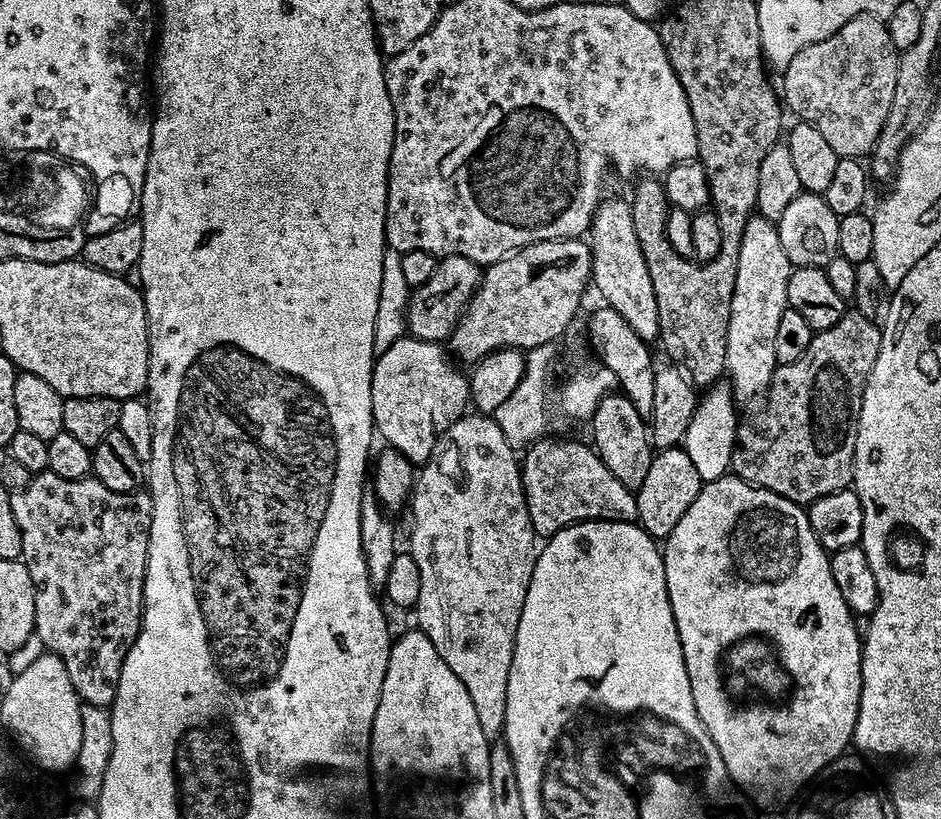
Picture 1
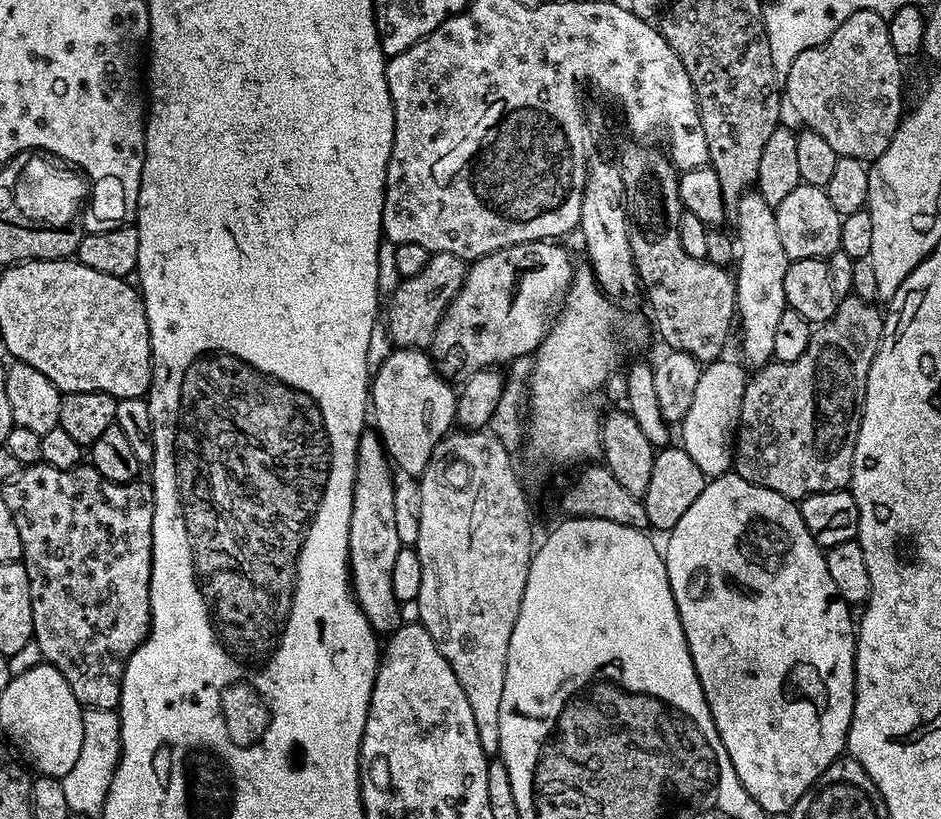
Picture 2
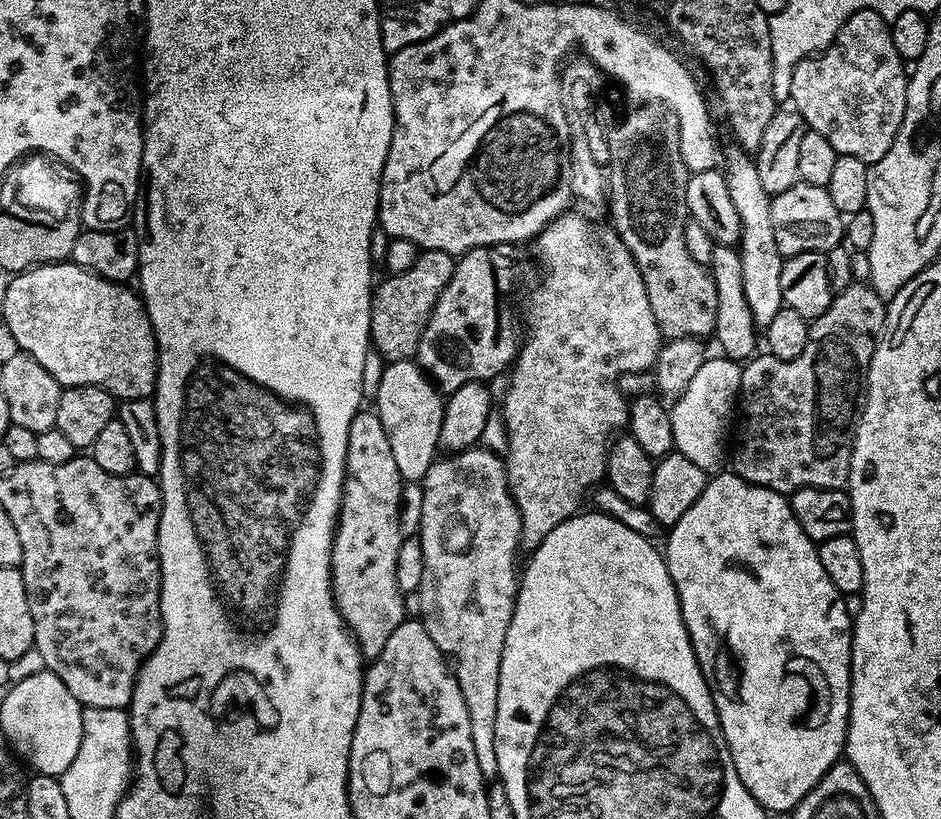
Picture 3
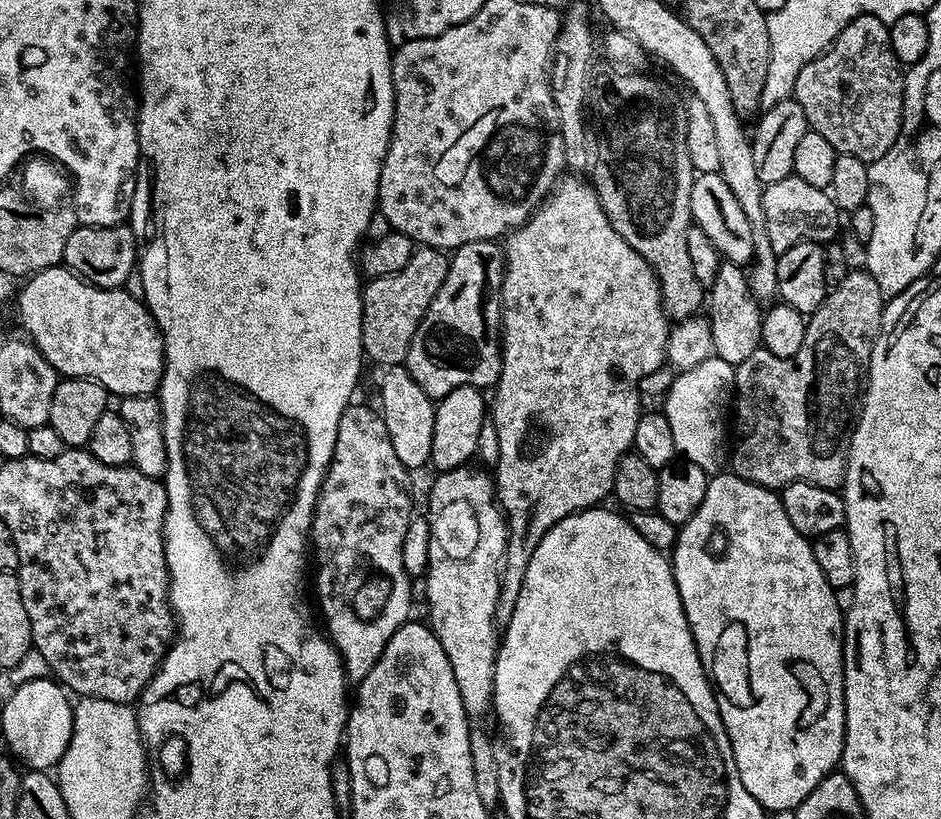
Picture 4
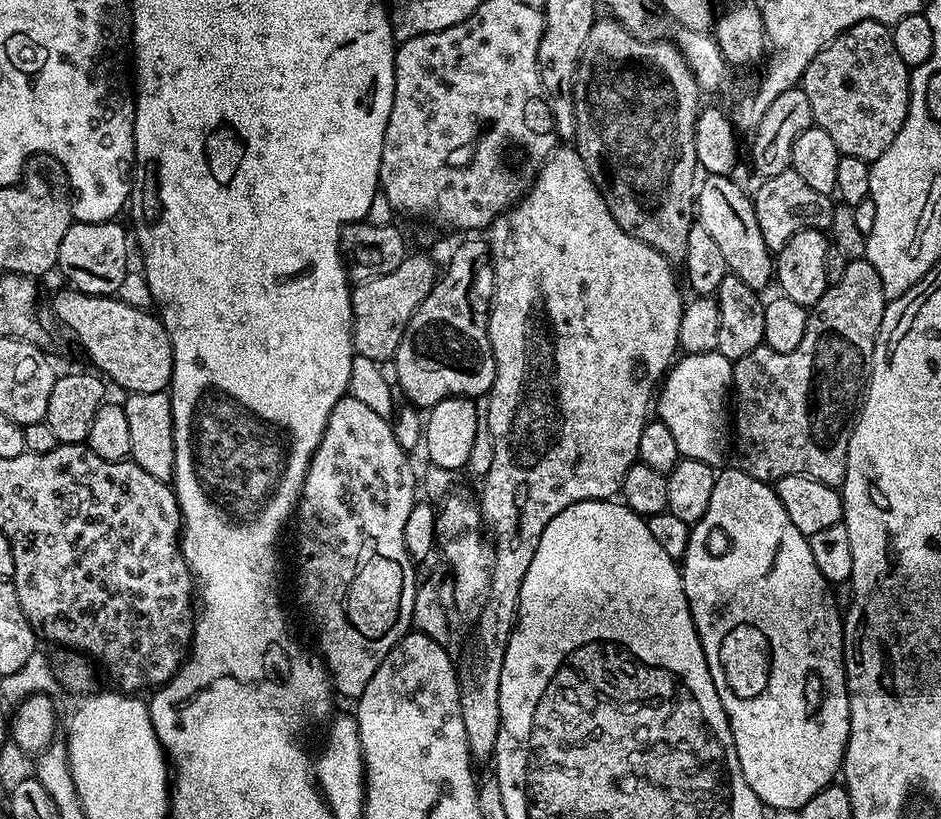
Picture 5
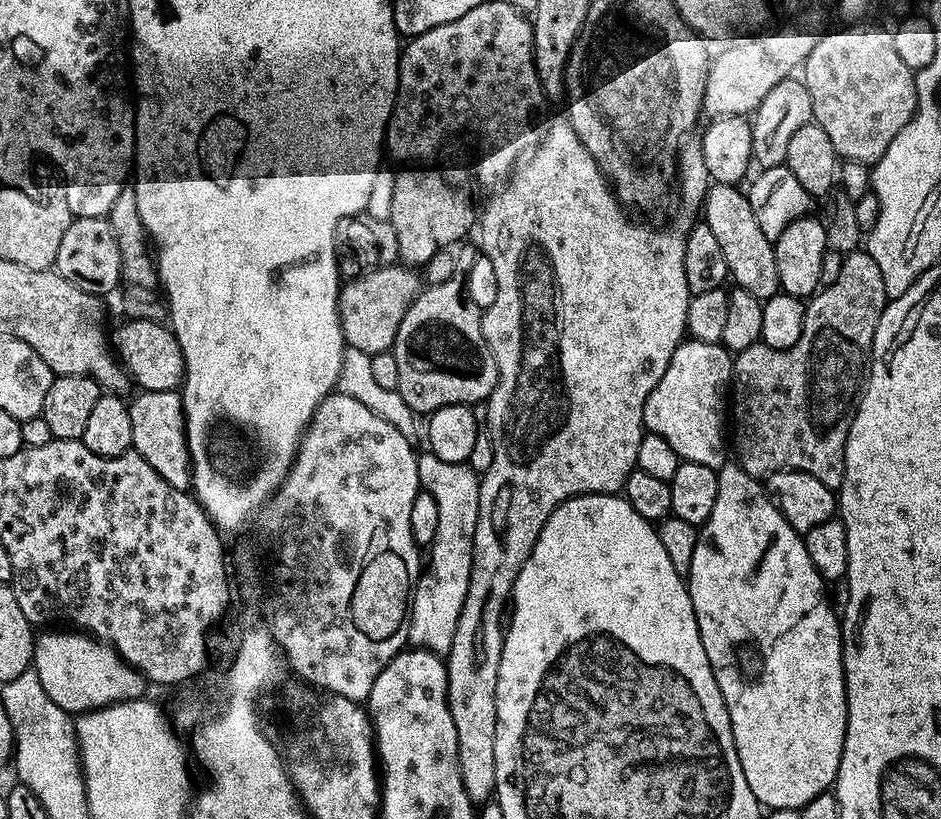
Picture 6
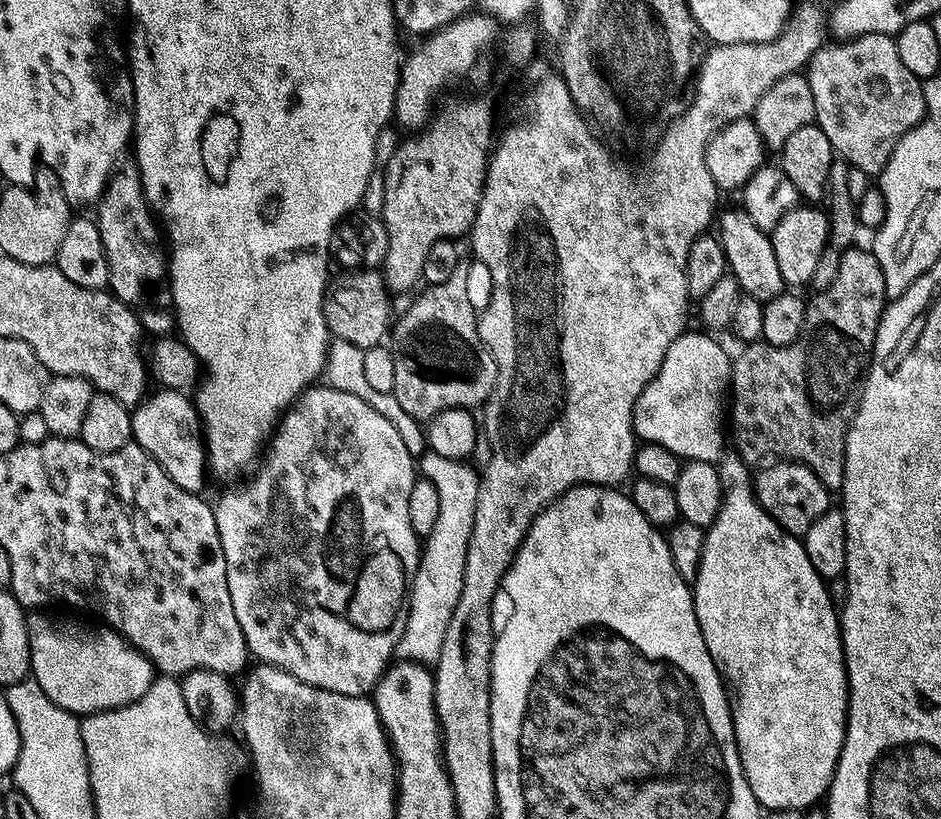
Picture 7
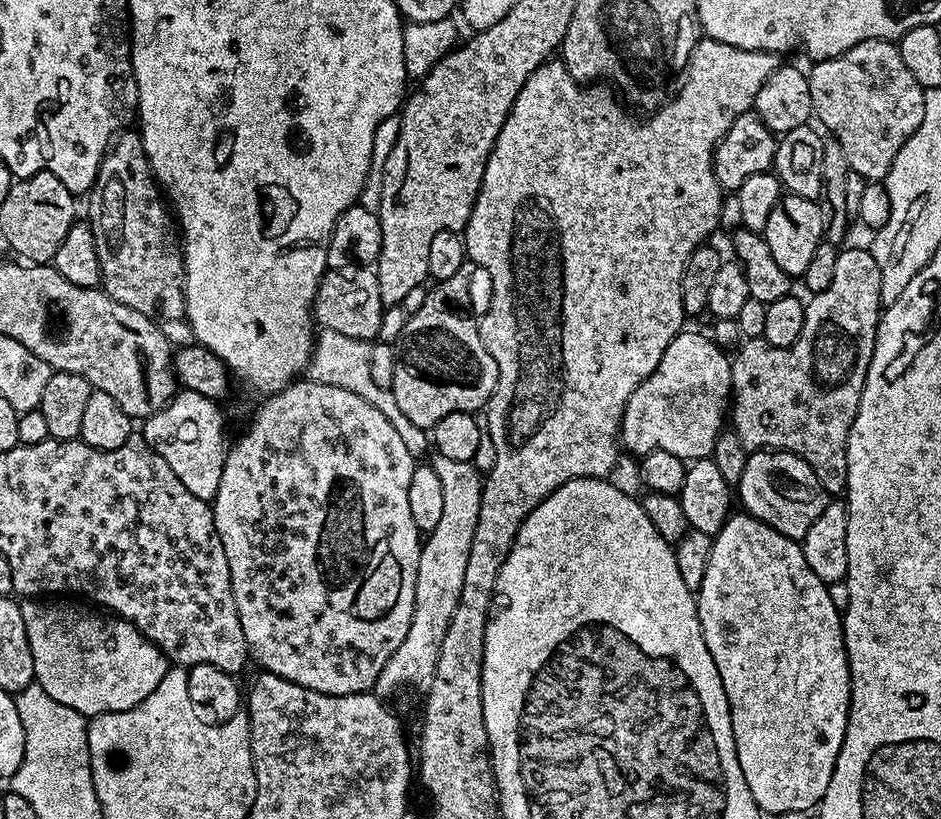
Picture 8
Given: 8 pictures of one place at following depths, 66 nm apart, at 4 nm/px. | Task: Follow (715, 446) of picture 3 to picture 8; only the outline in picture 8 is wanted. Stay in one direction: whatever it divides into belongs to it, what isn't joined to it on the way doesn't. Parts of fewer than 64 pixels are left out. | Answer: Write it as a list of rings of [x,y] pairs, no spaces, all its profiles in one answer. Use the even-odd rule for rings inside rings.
[[[681,330],[673,338],[654,374],[630,394],[618,437],[625,453],[633,452],[636,458],[643,458],[651,452],[666,450],[685,462],[711,457],[730,408],[732,361],[715,339],[688,331]]]

